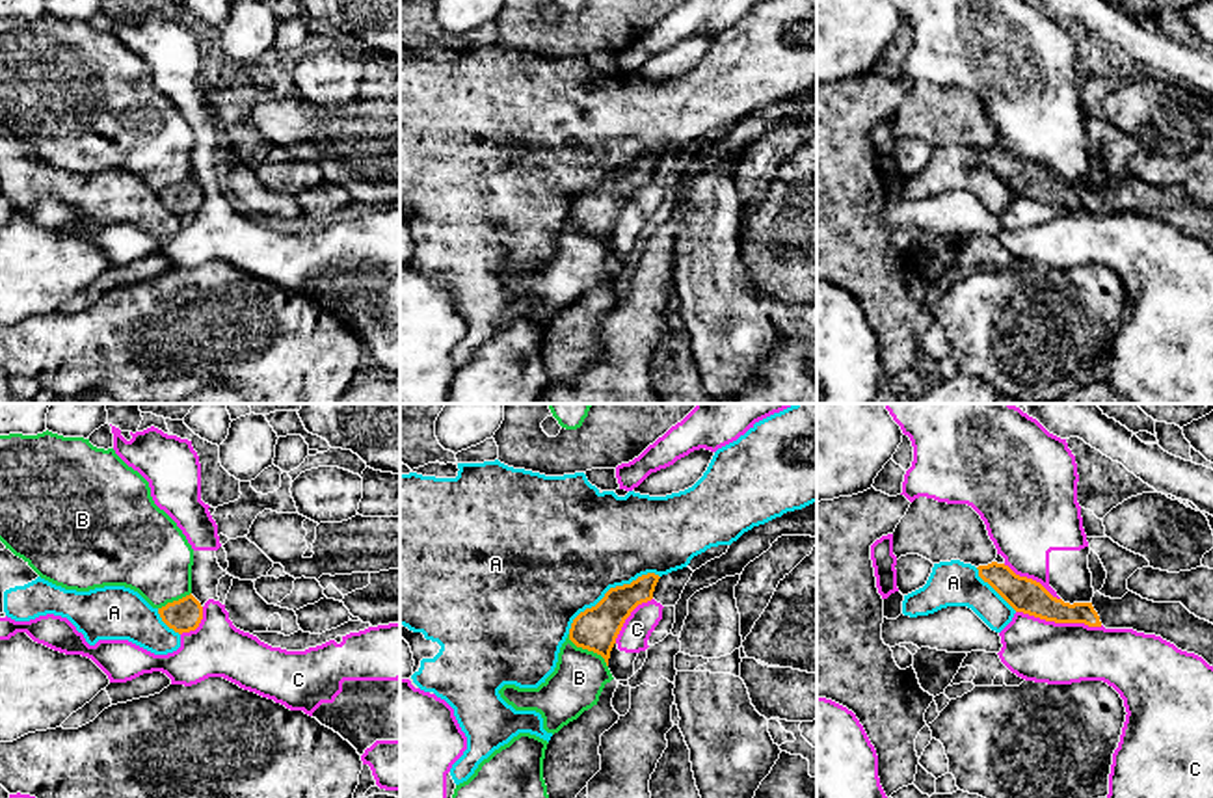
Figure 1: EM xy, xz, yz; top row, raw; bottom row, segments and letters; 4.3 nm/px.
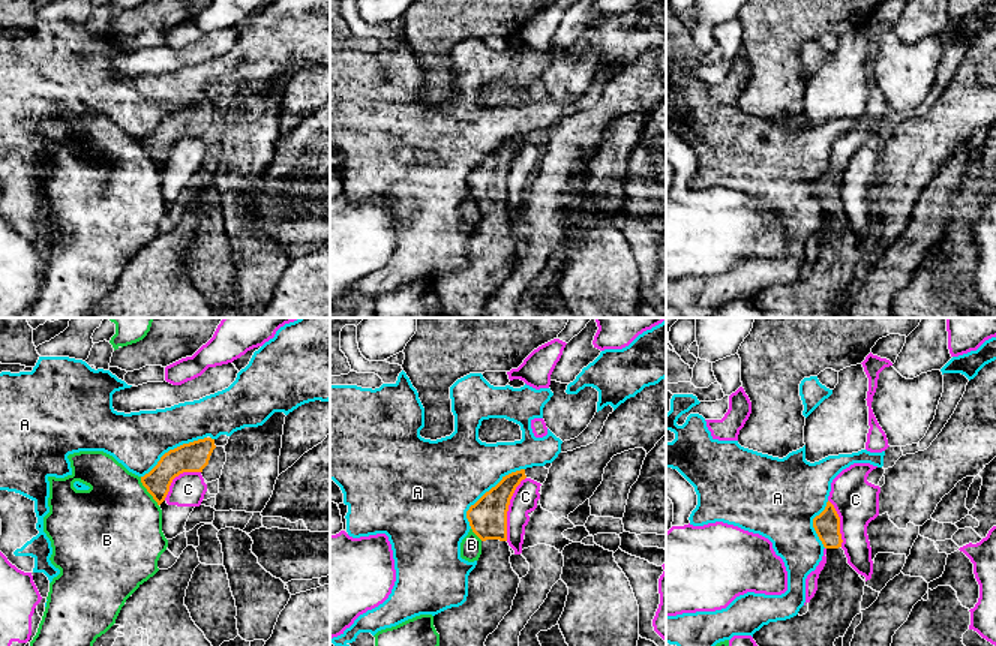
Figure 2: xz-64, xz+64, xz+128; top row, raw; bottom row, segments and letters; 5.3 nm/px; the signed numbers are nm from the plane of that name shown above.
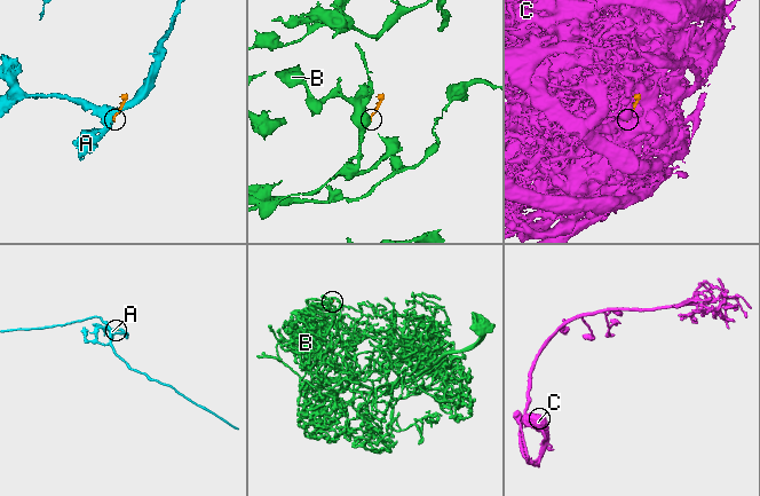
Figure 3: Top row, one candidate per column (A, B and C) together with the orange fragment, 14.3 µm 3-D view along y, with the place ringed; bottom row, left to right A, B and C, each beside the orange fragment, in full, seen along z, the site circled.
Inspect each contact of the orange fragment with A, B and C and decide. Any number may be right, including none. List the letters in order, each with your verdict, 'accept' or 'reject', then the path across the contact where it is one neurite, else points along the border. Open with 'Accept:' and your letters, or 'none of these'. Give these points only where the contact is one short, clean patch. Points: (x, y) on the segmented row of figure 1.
Accept: none of these
A: reject
B: reject | along xz (568, 635), (577, 646), (596, 651), (607, 666)
C: reject

